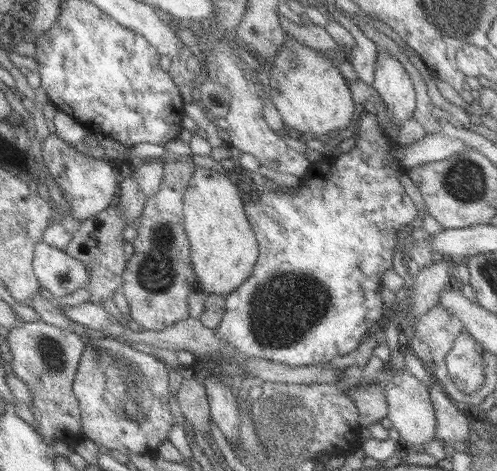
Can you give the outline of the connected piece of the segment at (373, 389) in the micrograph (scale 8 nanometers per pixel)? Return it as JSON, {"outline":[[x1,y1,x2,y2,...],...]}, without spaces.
{"outline":[[382,383,360,384,350,388,346,395,358,410,357,422,359,427,366,427,386,416,387,403]]}

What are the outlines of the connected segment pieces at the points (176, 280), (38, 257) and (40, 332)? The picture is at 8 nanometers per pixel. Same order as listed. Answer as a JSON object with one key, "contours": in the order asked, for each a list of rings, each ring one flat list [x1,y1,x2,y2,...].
{"contours":[[[184,158,177,162,175,170,165,170,158,189,144,200,144,206,139,216,139,224,134,227,137,236,131,242,133,254,126,262,123,275,121,275,120,293,125,298,129,306,131,326,142,329,143,331,154,331,163,327,175,324,177,320,185,320,189,317,187,309,187,297,189,292,197,290,195,286,195,276,191,272,189,264,189,244,183,232,181,194,185,190,185,178,191,178,193,174,193,164,191,159]],[[41,242,33,245,32,272,41,293,53,301,83,288,87,270,62,250]],[[21,320,19,324,16,324,16,326,8,331,7,338,4,341,7,342,7,353,11,355,9,365,13,376,24,382,30,392,32,398,30,412,35,419,42,441,47,446,51,446,56,440,62,440,72,450,74,446,84,439,84,436,80,434,80,410,78,402,72,393,72,378,76,372,84,343,81,342,77,334,48,325,40,320,33,322]]]}

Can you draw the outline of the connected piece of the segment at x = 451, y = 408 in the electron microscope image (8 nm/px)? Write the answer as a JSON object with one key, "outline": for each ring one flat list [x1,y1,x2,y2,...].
{"outline":[[435,380,428,386,428,393,435,417,434,438,456,448,467,444,467,418,451,403]]}

